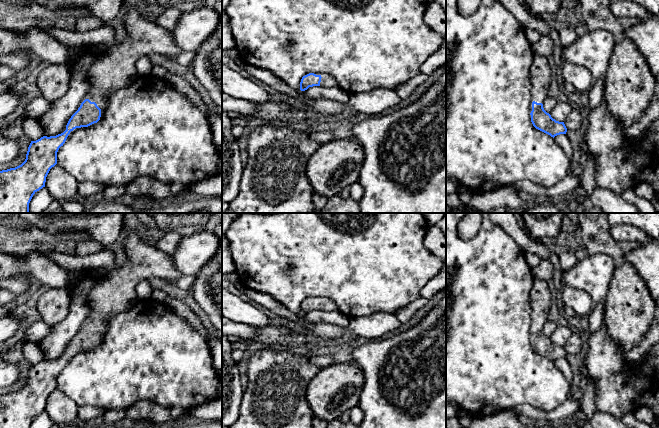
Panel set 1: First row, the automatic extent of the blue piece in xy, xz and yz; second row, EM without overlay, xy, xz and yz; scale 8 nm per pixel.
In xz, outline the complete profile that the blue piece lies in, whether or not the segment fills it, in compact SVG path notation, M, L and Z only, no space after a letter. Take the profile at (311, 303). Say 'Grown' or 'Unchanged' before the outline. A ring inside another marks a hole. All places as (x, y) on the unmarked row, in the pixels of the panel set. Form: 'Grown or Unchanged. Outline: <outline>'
Grown. Outline: M309 297L302 301L300 306L300 314L305 315L309 311L321 310L321 311L336 311L337 306L333 300L326 297Z

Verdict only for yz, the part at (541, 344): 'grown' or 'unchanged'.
grown

